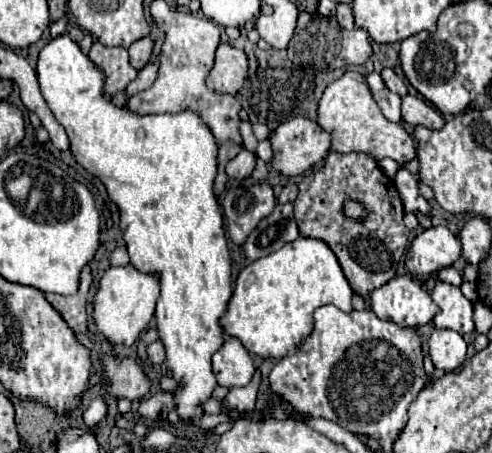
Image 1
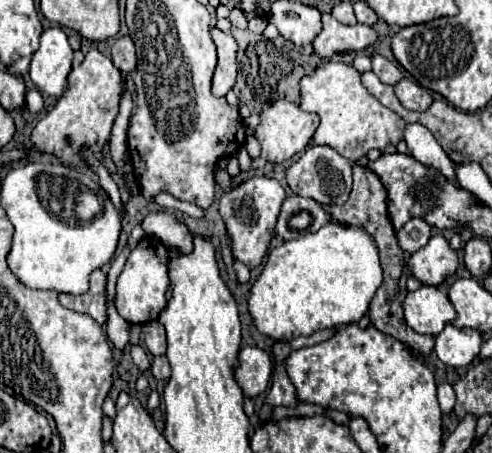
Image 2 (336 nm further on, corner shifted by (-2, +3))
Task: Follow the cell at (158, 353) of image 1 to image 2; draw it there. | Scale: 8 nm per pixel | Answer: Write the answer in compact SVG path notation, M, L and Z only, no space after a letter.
M156 356L152 362L152 374L156 380L168 380L170 378L170 364L166 356Z

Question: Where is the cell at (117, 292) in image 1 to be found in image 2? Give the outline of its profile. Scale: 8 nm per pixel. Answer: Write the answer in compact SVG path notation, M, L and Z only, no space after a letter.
M154 236L142 238L138 246L130 252L116 284L116 308L124 320L146 324L160 316L160 312L166 308L166 292L170 286L168 262L170 262L168 248L164 248L164 244Z

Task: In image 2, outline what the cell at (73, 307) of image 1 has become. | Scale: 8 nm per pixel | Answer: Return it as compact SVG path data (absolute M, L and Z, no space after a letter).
M94 270L90 276L90 288L88 292L80 296L72 294L60 294L60 304L74 310L92 316L98 324L106 322L106 276L100 270Z

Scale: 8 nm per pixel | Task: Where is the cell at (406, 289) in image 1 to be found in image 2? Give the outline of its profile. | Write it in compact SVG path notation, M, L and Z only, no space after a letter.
M420 286L418 290L408 292L402 308L406 324L420 334L436 336L456 318L452 302L436 286Z

